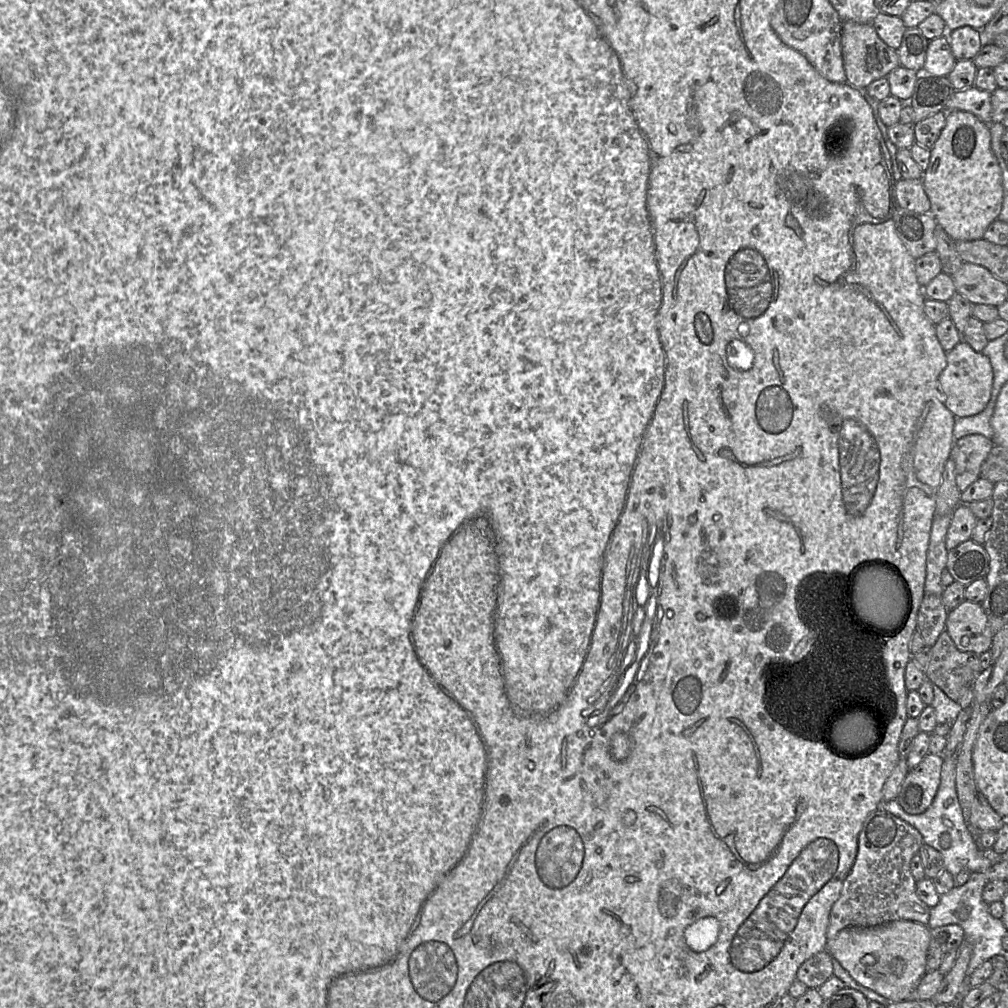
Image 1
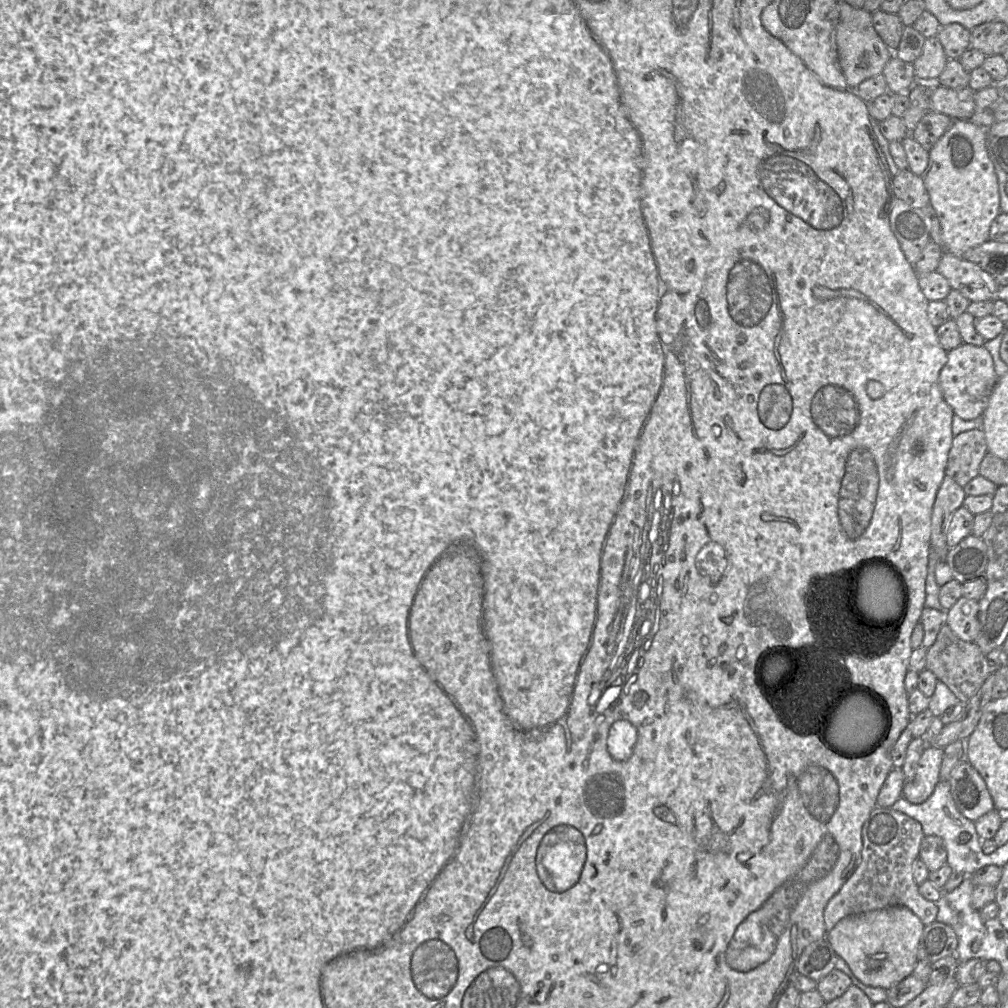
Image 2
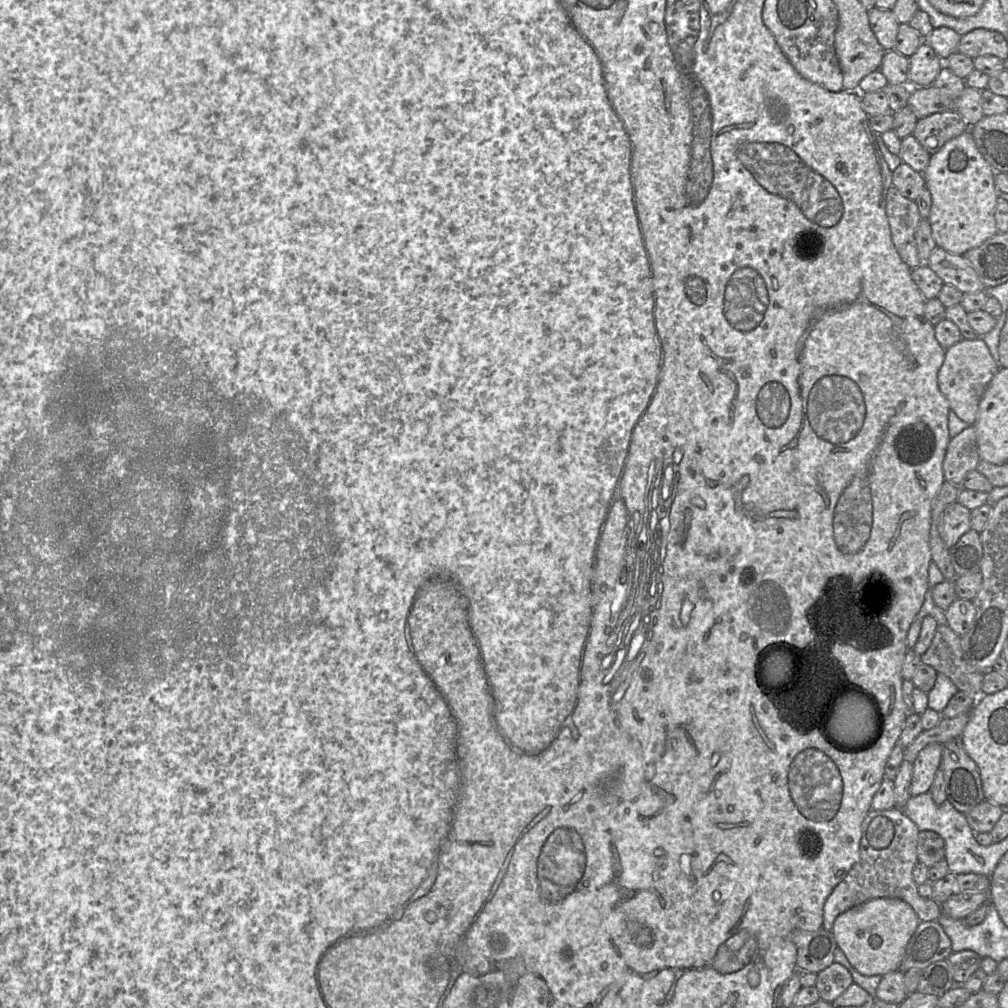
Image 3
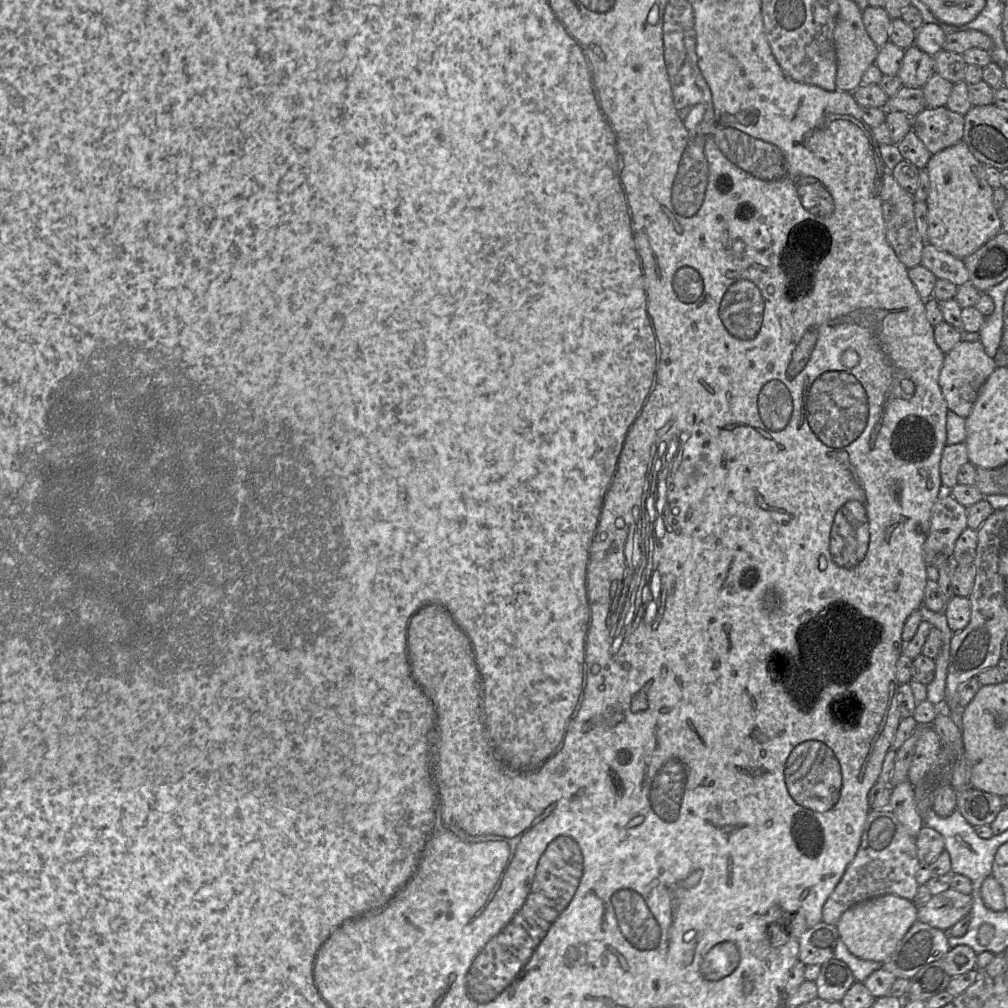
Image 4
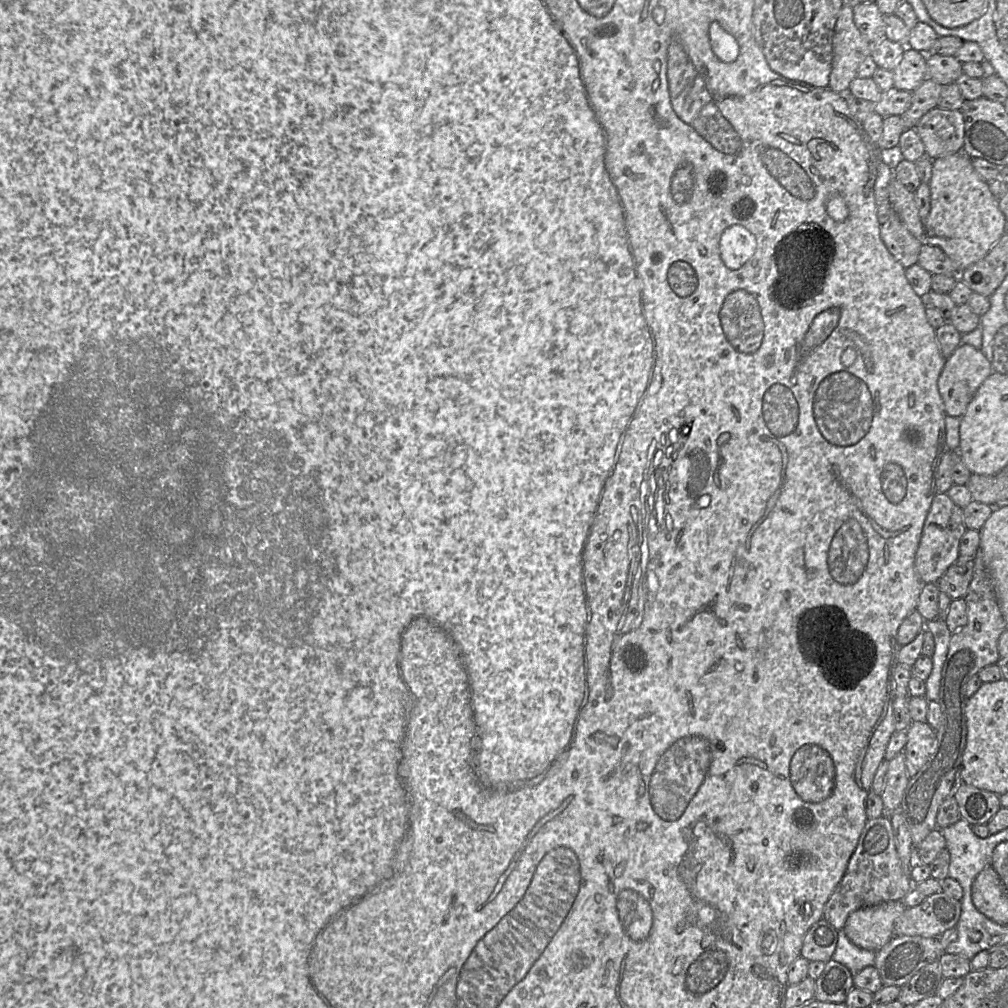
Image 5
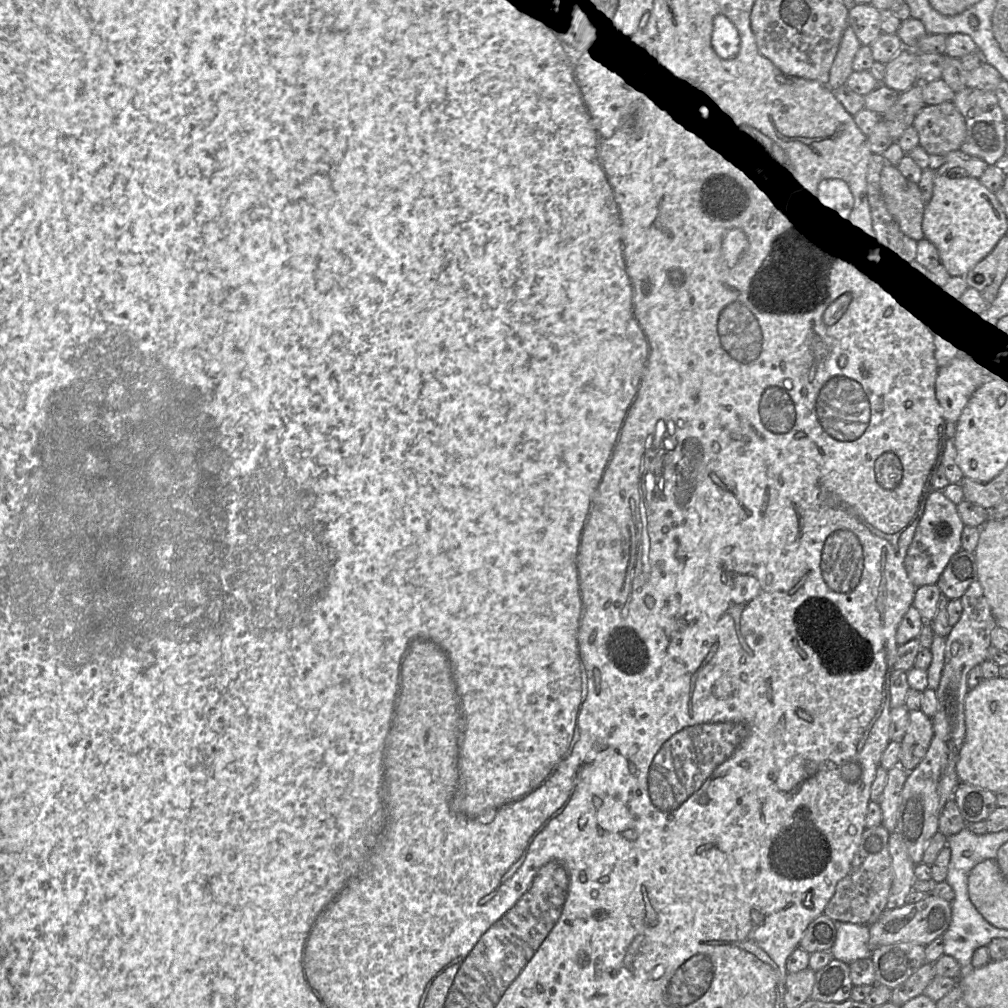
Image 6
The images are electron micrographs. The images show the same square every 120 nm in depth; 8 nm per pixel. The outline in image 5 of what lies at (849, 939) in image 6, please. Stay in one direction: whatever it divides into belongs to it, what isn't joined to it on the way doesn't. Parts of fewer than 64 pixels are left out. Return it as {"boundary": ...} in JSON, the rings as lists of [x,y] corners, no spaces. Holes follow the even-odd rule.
{"boundary":[[[843,929],[838,930],[838,940],[832,959],[846,966],[853,977],[867,966],[874,966],[876,951],[853,944]]]}

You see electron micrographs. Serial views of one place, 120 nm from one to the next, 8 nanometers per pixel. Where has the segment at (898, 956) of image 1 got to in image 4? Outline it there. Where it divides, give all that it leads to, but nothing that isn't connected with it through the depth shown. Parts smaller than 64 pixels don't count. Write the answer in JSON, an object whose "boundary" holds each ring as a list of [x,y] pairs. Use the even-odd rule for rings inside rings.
{"boundary":[[[892,894],[865,900],[843,912],[836,925],[839,938],[856,957],[884,963],[911,926],[918,921],[917,909],[913,901]]]}

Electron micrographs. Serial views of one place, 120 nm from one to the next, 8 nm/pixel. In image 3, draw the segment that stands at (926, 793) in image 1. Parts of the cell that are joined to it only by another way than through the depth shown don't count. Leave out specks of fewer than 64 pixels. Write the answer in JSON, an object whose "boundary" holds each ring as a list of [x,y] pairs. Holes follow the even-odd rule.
{"boundary":[[[930,743],[916,756],[913,764],[911,796],[929,791],[942,759],[942,744]]]}

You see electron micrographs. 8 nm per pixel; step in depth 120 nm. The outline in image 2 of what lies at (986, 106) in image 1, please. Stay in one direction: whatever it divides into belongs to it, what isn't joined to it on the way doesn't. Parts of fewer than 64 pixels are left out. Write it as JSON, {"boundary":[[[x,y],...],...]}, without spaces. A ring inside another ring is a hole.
{"boundary":[[[937,86],[931,97],[931,111],[949,116],[953,120],[971,120],[975,111],[975,91],[971,88],[952,89]]]}

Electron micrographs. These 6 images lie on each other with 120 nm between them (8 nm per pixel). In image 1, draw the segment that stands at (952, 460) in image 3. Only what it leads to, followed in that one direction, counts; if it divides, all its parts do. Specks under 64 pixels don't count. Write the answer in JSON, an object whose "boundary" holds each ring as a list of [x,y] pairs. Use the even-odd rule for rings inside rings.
{"boundary":[[[981,434],[954,441],[950,457],[955,463],[955,481],[961,492],[980,477],[981,465],[993,446],[993,440]]]}

